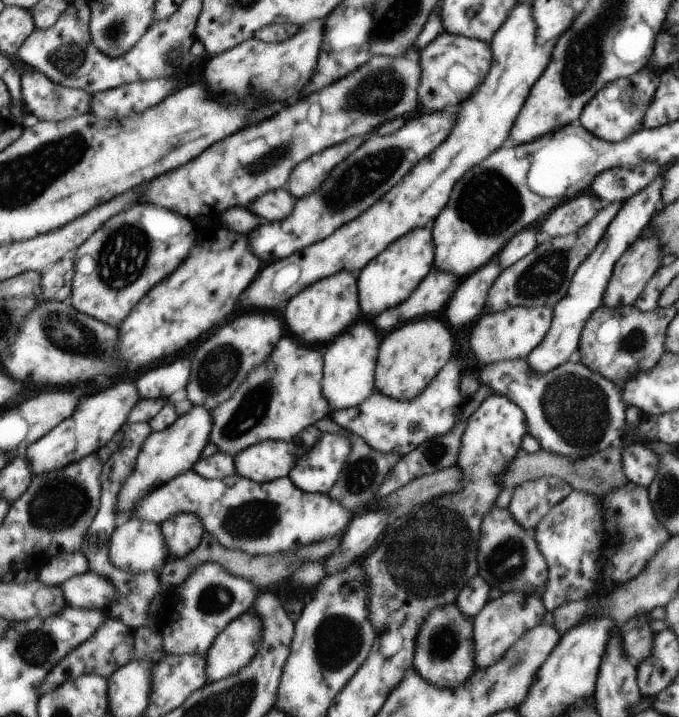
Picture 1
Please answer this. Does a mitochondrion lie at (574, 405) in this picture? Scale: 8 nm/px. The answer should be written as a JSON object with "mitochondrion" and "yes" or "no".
{"mitochondrion":"yes"}

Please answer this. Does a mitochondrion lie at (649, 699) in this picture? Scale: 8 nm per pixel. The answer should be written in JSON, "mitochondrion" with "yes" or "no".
{"mitochondrion":"no"}

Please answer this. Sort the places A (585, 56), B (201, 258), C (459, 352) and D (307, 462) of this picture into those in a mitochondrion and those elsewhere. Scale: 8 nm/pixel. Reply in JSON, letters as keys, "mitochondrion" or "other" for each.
{"A":"mitochondrion","B":"other","C":"other","D":"mitochondrion"}

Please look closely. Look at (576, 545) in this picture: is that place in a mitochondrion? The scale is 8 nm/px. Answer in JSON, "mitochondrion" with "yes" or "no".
{"mitochondrion":"no"}

